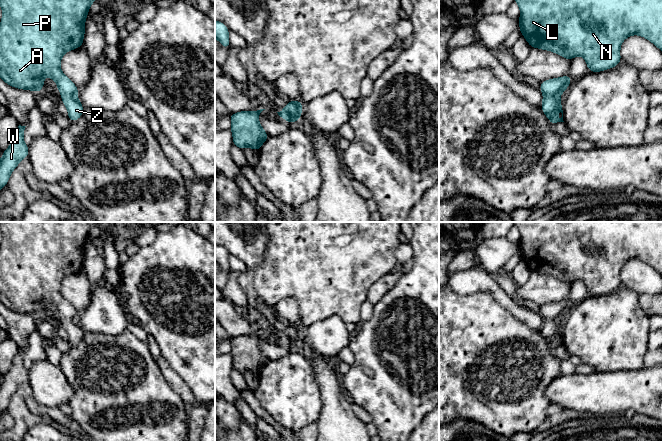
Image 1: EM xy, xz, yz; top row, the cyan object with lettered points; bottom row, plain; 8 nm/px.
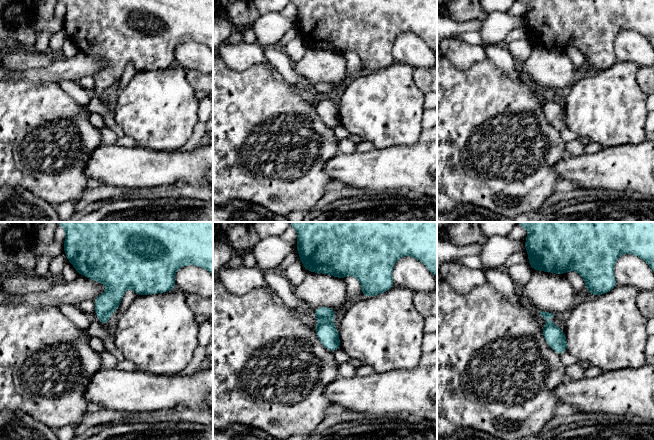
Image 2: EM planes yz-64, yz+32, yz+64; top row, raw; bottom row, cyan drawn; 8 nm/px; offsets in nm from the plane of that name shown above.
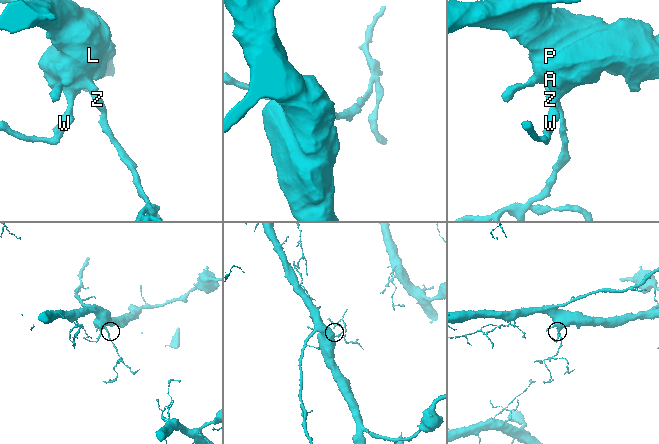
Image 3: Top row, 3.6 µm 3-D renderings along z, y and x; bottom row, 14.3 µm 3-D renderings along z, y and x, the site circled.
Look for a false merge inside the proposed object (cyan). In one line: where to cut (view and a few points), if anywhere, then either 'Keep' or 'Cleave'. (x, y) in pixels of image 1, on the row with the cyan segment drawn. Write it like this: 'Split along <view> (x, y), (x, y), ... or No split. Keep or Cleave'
No split. Keep

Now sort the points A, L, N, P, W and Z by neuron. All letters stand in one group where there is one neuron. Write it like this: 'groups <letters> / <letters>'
groups A L N P W Z

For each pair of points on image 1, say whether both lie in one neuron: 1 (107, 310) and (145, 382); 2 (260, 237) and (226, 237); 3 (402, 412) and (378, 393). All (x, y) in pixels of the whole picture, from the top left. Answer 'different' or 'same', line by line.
1: different
2: same
3: same

